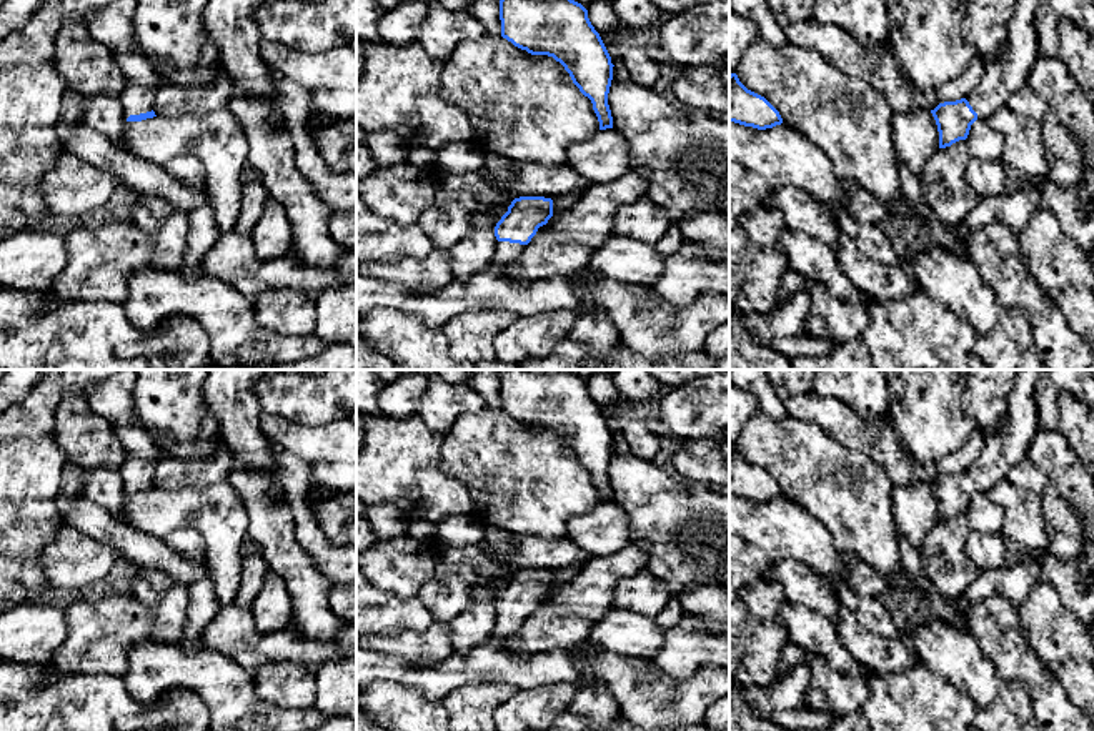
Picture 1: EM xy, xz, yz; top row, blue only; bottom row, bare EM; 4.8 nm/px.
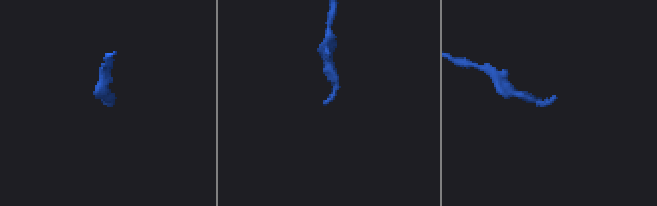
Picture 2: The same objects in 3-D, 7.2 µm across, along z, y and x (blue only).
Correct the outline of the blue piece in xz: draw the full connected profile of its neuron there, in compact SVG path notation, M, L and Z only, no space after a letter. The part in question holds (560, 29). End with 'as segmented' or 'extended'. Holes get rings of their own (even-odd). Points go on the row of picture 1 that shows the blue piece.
M500 0L501 37L531 55L559 62L573 83L593 103L599 130L613 128L608 93L611 57L574 0Z | as segmented

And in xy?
M132 80L127 82L125 90L120 95L120 103L127 122L142 122L157 117L153 112L153 102L160 80L150 87L143 87Z | extended

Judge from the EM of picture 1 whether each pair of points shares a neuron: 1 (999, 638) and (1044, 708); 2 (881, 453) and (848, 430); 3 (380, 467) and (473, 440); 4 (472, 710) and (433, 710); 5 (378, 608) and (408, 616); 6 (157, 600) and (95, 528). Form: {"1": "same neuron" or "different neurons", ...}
{"1": "same neuron", "2": "same neuron", "3": "different neurons", "4": "different neurons", "5": "same neuron", "6": "different neurons"}

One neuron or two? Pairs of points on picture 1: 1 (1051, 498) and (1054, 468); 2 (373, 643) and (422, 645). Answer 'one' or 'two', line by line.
1: two
2: one

